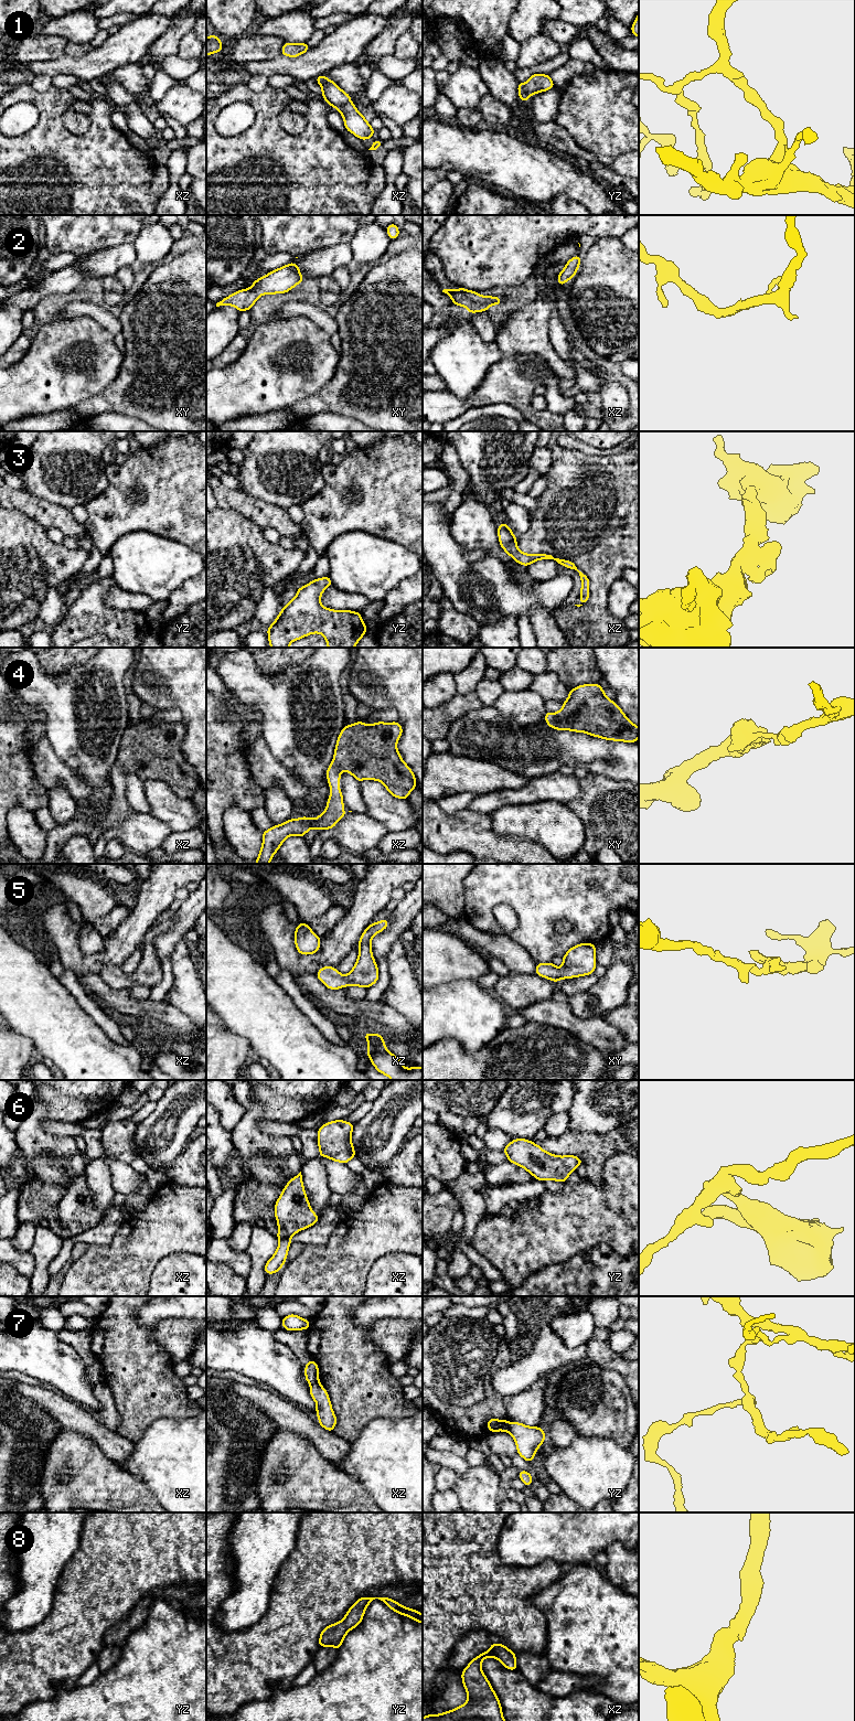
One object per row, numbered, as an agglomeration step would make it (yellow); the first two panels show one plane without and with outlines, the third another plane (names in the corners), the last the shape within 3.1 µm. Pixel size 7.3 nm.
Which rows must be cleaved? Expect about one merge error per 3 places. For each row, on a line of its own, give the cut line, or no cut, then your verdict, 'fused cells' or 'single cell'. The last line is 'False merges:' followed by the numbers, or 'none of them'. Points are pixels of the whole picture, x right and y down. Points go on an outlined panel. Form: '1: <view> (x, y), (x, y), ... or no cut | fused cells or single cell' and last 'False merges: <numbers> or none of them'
1: no cut | single cell
2: no cut | single cell
3: no cut | single cell
4: no cut | single cell
5: no cut | single cell
6: no cut | single cell
7: yz (510, 1423), (508, 1431) | fused cells
8: no cut | single cell
False merges: 7

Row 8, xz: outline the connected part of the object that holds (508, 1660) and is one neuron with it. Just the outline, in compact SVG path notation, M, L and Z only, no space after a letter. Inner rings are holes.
M493 1642L490 1649L473 1658L461 1674L467 1702L441 1714L428 1714L423 1721L505 1721L499 1698L481 1669L482 1660L489 1657L496 1658L506 1669L517 1670L516 1654Z

